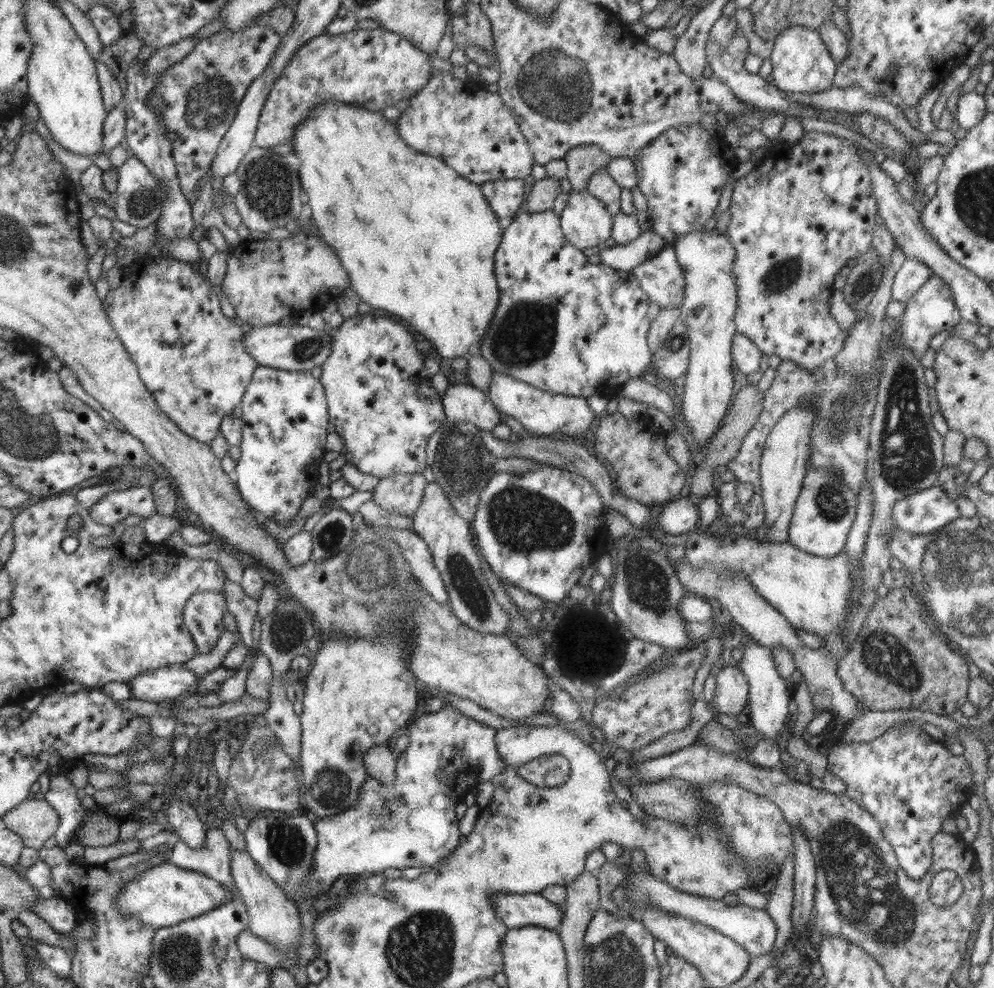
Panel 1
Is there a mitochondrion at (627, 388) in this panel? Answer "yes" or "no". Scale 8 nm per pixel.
no

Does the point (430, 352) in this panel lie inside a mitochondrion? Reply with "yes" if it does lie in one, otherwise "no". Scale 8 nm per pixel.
no

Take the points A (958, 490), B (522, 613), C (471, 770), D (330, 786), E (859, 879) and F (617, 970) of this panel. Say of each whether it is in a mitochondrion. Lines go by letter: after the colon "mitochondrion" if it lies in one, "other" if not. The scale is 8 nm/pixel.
A: other
B: other
C: other
D: mitochondrion
E: mitochondrion
F: mitochondrion

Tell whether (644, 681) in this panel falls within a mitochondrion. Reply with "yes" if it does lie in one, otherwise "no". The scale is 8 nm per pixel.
no

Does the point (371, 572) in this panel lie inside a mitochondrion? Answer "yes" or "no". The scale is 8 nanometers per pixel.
yes

